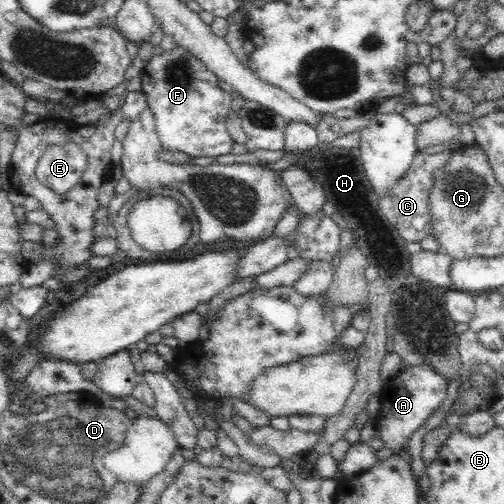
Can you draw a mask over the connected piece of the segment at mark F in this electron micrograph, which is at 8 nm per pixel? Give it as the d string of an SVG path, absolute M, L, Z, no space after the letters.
M178 43L160 54L151 51L139 78L164 150L184 152L192 158L230 152L234 142L226 129L226 118L232 107L232 92L222 90L218 75L198 55Z

